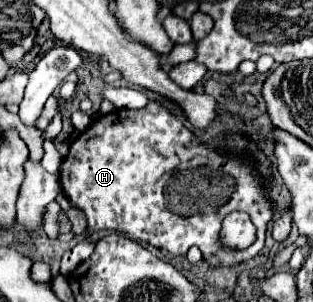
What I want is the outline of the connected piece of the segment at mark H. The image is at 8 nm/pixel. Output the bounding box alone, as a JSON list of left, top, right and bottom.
[60,101,272,267]

